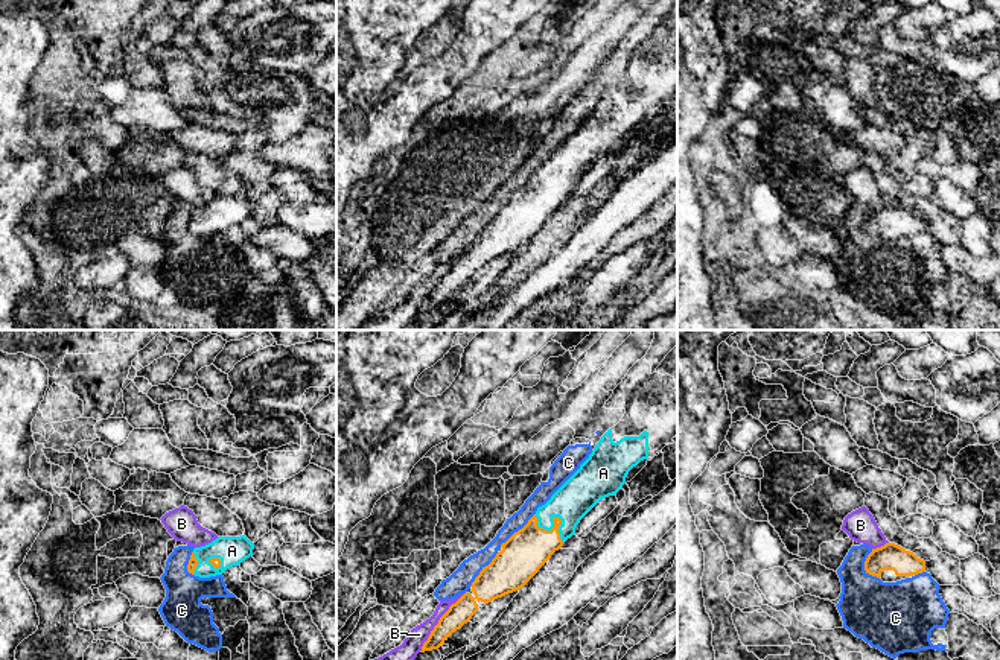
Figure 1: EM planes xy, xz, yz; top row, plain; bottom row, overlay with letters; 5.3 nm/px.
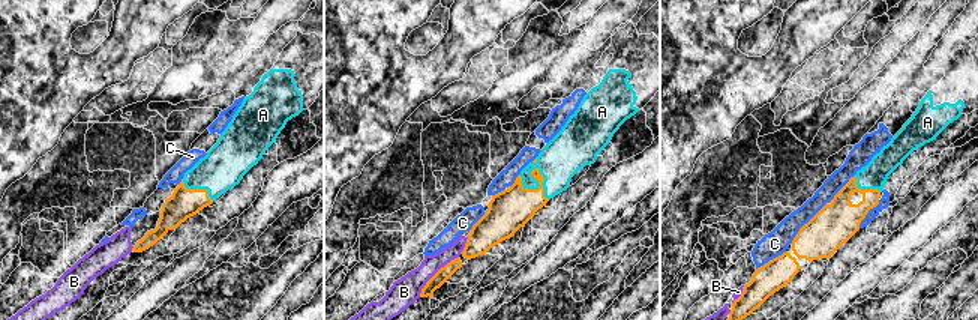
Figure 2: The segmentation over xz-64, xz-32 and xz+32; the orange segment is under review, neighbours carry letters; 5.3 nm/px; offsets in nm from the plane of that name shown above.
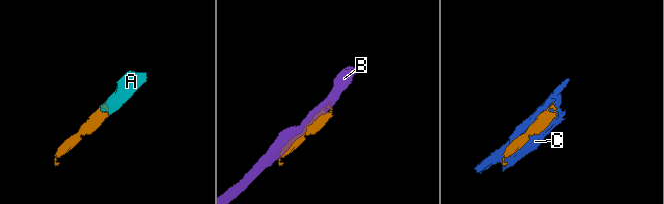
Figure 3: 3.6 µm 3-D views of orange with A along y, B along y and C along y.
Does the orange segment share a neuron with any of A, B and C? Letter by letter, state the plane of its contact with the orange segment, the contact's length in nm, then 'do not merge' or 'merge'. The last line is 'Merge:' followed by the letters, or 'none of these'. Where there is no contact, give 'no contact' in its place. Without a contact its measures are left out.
A: meets orange in xz; contact 220 nm long; merge
B: meets orange in xz; contact 400 nm long; do not merge
C: meets orange in xz; contact 260 nm long; do not merge
Merge: A

